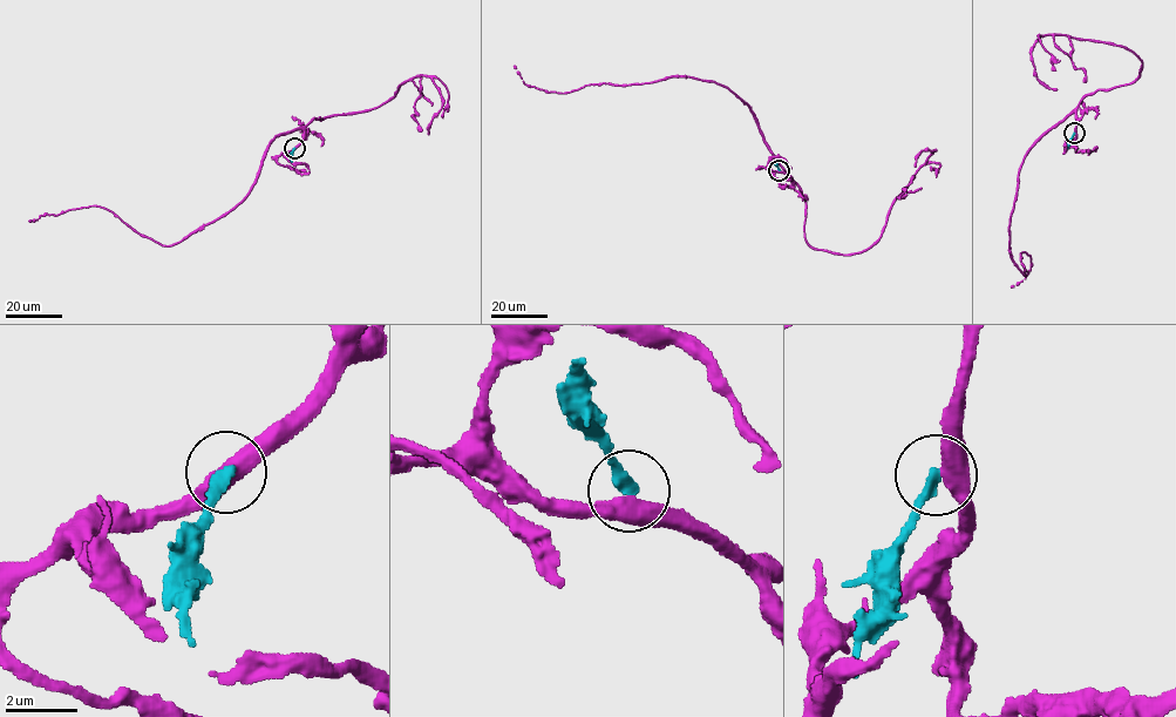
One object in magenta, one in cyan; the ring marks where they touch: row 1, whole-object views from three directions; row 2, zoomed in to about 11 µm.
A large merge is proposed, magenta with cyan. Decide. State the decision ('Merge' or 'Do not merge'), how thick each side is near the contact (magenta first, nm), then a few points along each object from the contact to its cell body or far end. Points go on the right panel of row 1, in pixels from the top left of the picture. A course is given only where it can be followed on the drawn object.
Do not merge. Thickness 480 nm (magenta) against 320 nm. Course of magenta: (1074, 133), (1074, 113), (1046, 130), (1022, 164), (1008, 244), (1024, 276), (1020, 254), (1032, 264), (1011, 286). Course of cyan: (1074, 133), (1068, 148)

